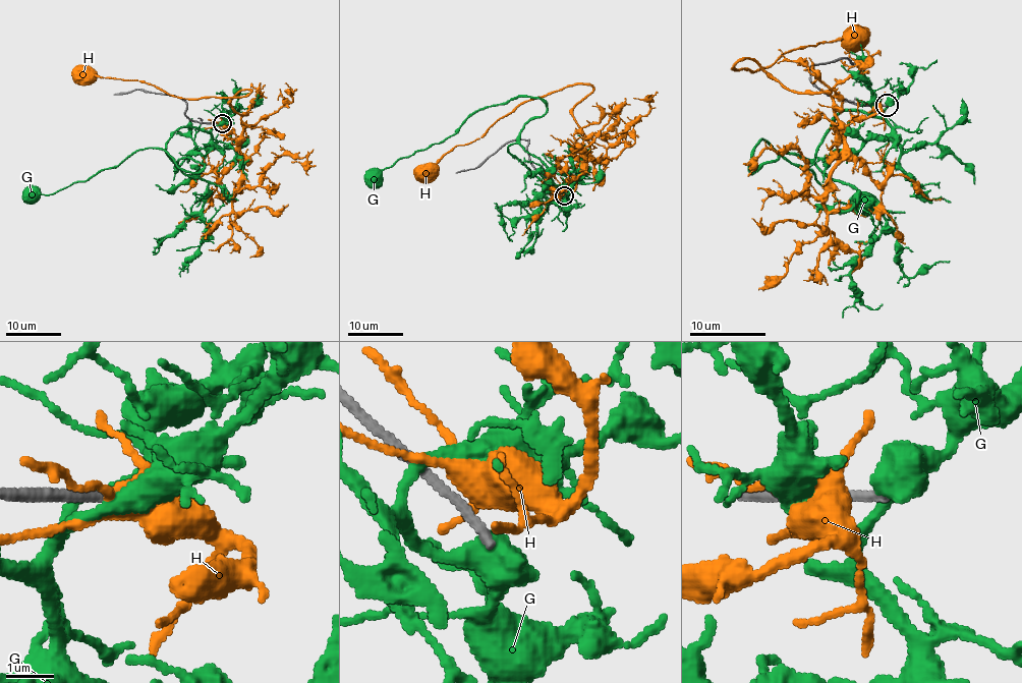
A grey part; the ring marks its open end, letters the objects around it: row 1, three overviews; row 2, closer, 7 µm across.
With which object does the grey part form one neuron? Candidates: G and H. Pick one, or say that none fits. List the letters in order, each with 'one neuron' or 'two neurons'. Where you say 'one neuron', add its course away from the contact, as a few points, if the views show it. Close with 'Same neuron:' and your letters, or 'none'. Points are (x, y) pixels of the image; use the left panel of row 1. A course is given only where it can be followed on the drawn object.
G: two neurons
H: two neurons
Same neuron: none

